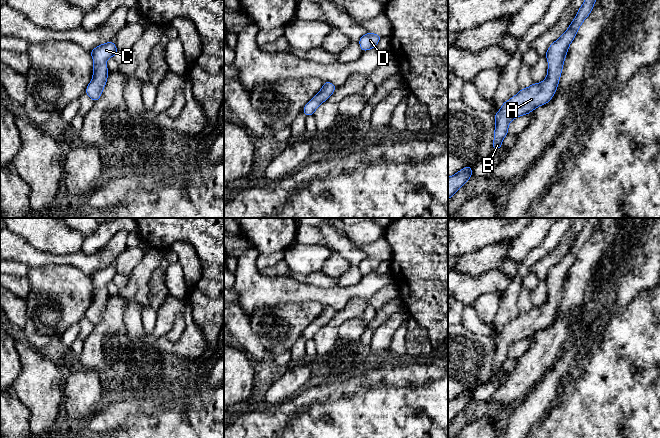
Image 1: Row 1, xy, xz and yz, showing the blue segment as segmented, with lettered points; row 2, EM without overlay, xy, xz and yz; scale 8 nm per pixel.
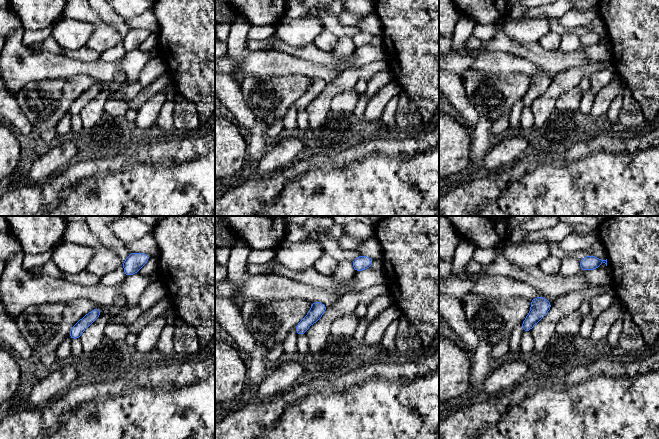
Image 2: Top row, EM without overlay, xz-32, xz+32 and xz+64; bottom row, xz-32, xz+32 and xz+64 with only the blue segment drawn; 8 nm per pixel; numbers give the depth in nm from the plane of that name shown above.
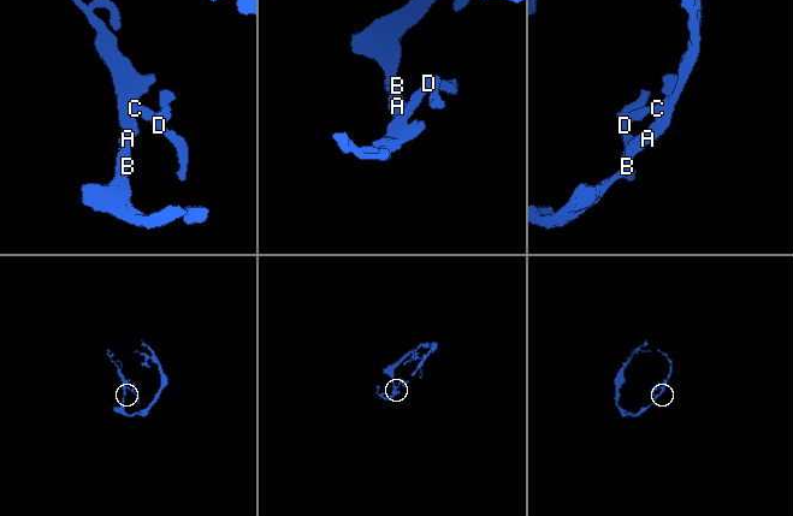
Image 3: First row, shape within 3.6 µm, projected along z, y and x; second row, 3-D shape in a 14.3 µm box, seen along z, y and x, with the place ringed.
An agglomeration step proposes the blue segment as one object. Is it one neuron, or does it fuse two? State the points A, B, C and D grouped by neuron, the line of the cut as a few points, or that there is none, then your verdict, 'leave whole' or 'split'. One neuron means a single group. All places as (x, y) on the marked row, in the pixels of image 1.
A B C D; no cut; leave whole

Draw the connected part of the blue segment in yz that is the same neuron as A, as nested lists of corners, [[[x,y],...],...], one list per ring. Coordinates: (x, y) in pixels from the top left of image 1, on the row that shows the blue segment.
[[[584,0],[582,6],[579,8],[576,17],[571,22],[568,29],[560,36],[559,39],[554,41],[548,48],[545,56],[548,61],[547,77],[541,83],[533,83],[531,86],[520,89],[520,91],[502,103],[501,109],[495,114],[495,131],[494,131],[494,141],[492,149],[500,149],[502,147],[502,141],[505,136],[508,135],[508,127],[512,120],[531,113],[537,107],[547,104],[554,96],[558,83],[561,77],[563,64],[569,49],[571,42],[574,40],[579,27],[582,25],[583,21],[591,13],[594,3],[596,0]]]

